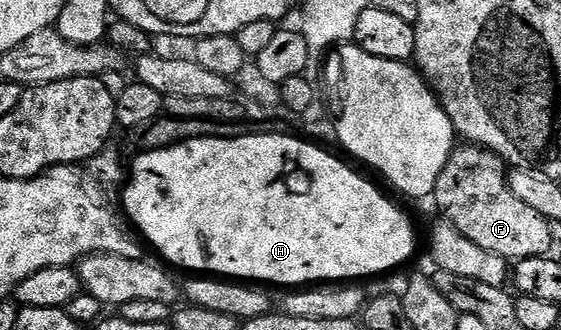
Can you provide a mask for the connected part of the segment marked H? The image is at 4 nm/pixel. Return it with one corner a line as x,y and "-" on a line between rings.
291,134
277,136
245,136
244,138
194,138
188,142
178,142
176,146
166,146
160,150
145,150
135,163
130,163
129,177
121,190
123,206
131,217
131,222
147,237
146,245
156,250
164,263
184,266
191,272
206,272
211,276
222,276
227,280
250,280
255,284
276,282
287,288
303,288
308,284
343,284
348,280
363,280
386,270
403,266
415,254
415,230
411,222
370,182
355,170
350,170
339,158
334,158
327,150
302,142

